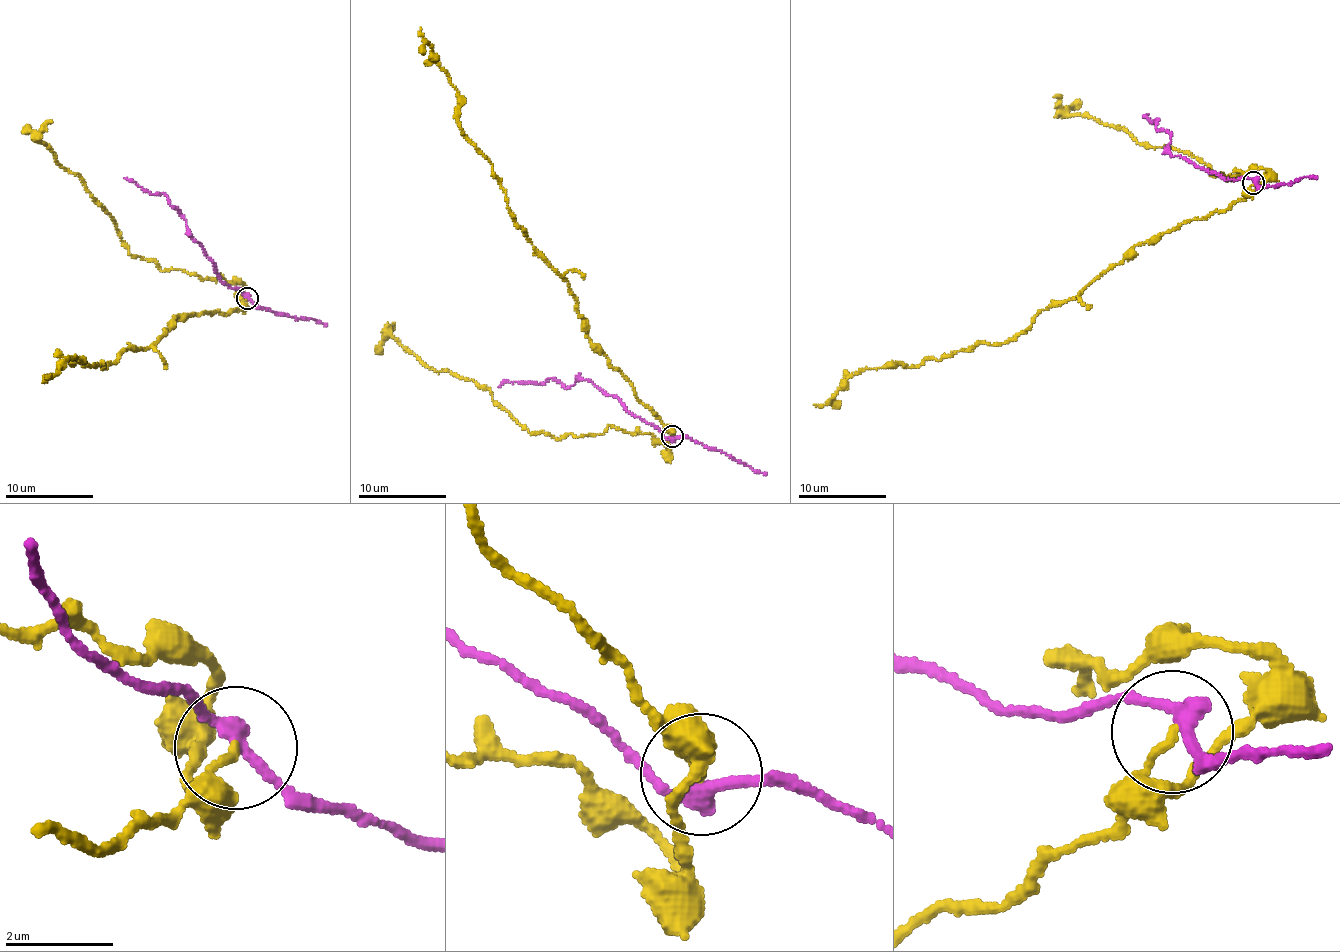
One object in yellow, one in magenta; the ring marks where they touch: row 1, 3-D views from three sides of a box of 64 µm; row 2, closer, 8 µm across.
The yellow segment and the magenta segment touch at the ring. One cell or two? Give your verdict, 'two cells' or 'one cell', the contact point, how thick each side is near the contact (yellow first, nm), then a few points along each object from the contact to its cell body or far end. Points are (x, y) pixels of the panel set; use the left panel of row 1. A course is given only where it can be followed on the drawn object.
two cells; place (247, 298); calibres 140 and 240 nm; course yellow (247, 299), (225, 314), (180, 314), (156, 342), (130, 345), (102, 368), (72, 366), (74, 356), (50, 375); course magenta (247, 296), (222, 283), (212, 260), (168, 197), (143, 191), (124, 178)

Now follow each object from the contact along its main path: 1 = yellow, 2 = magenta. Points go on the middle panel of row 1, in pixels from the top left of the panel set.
1: (672, 436), (594, 347), (566, 281), (536, 252), (516, 220), (506, 189), (460, 126), (457, 89), (420, 27)
2: (671, 436), (663, 435), (587, 379), (567, 386), (550, 378), (540, 384), (503, 382), (498, 387)

